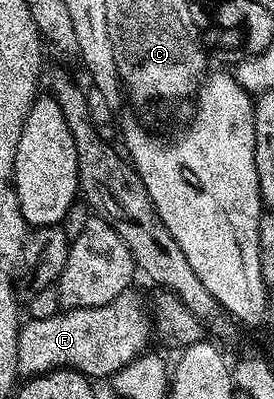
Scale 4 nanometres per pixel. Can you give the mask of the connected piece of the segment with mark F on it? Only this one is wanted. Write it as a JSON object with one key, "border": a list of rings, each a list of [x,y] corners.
{"border":[[[134,291],[120,293],[112,305],[65,309],[37,315],[20,326],[17,334],[17,368],[25,375],[40,375],[58,367],[103,369],[113,373],[150,348],[151,317]]]}

